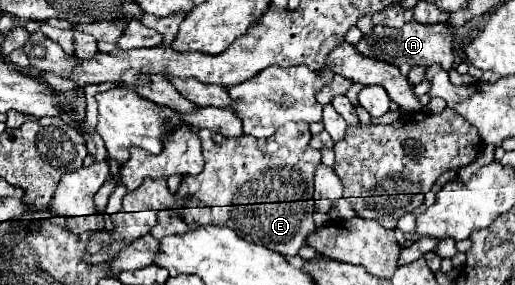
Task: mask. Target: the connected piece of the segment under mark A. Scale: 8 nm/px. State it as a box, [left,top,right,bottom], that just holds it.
[355,20,455,74]

